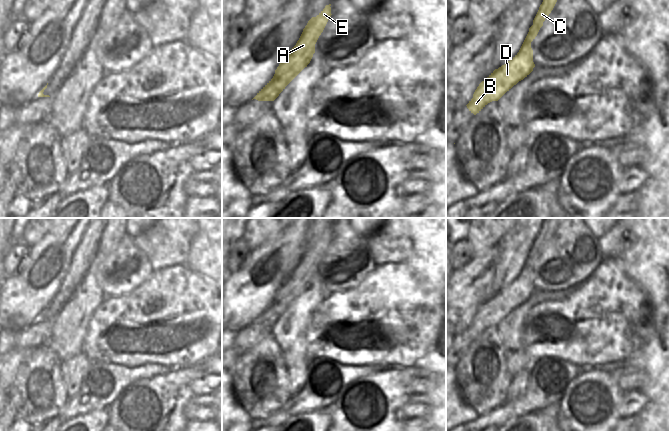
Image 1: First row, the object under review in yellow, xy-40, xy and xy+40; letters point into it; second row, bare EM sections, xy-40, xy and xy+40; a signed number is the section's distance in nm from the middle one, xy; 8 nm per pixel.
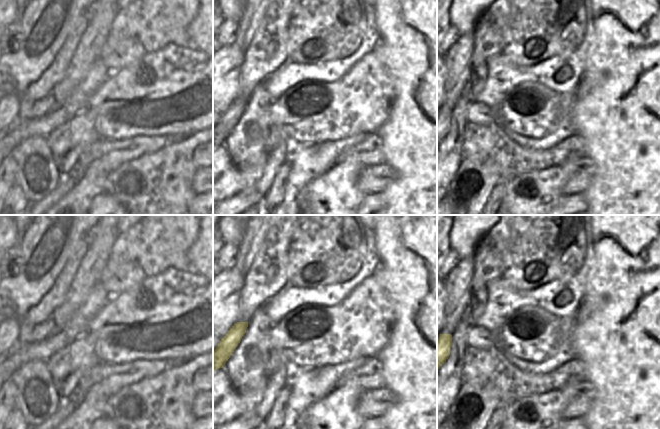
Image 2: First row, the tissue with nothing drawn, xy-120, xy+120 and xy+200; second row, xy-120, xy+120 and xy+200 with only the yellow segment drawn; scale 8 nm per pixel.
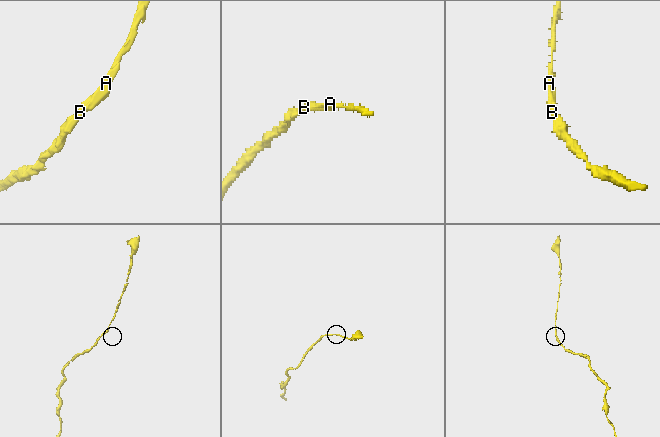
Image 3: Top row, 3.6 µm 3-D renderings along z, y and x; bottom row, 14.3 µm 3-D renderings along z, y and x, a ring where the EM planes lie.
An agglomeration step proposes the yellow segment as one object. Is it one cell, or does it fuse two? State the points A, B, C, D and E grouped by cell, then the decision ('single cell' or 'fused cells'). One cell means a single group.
A B C D E | single cell

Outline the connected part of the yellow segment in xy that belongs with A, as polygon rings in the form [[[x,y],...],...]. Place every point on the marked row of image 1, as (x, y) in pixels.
[[[331,4],[312,17],[296,45],[281,61],[273,78],[253,98],[258,101],[274,101],[285,87],[310,63],[315,53],[315,44],[331,17]]]

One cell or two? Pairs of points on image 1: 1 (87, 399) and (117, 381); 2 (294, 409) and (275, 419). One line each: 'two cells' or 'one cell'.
1: one cell
2: one cell

